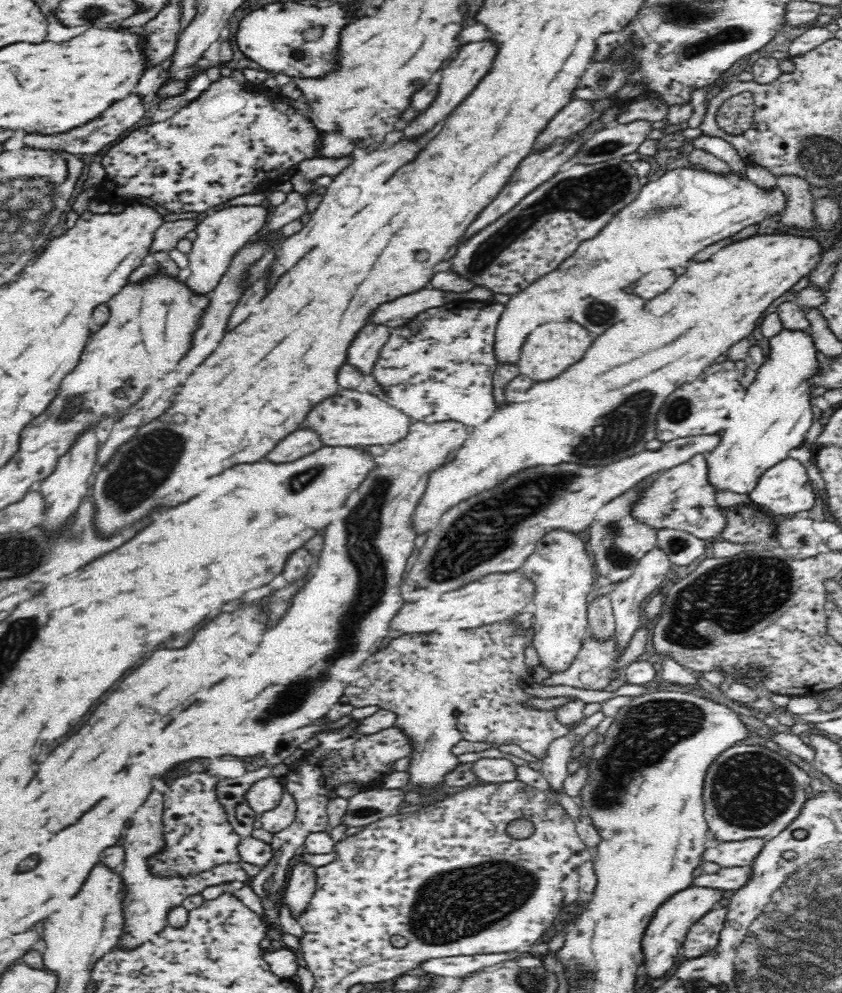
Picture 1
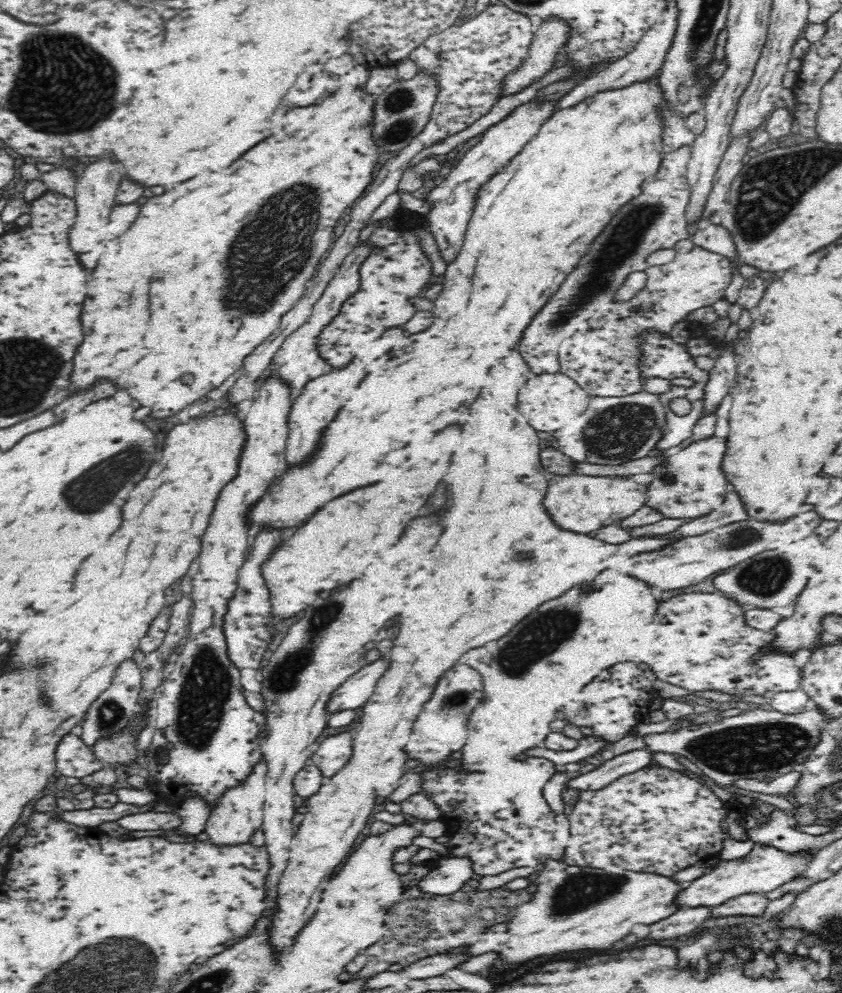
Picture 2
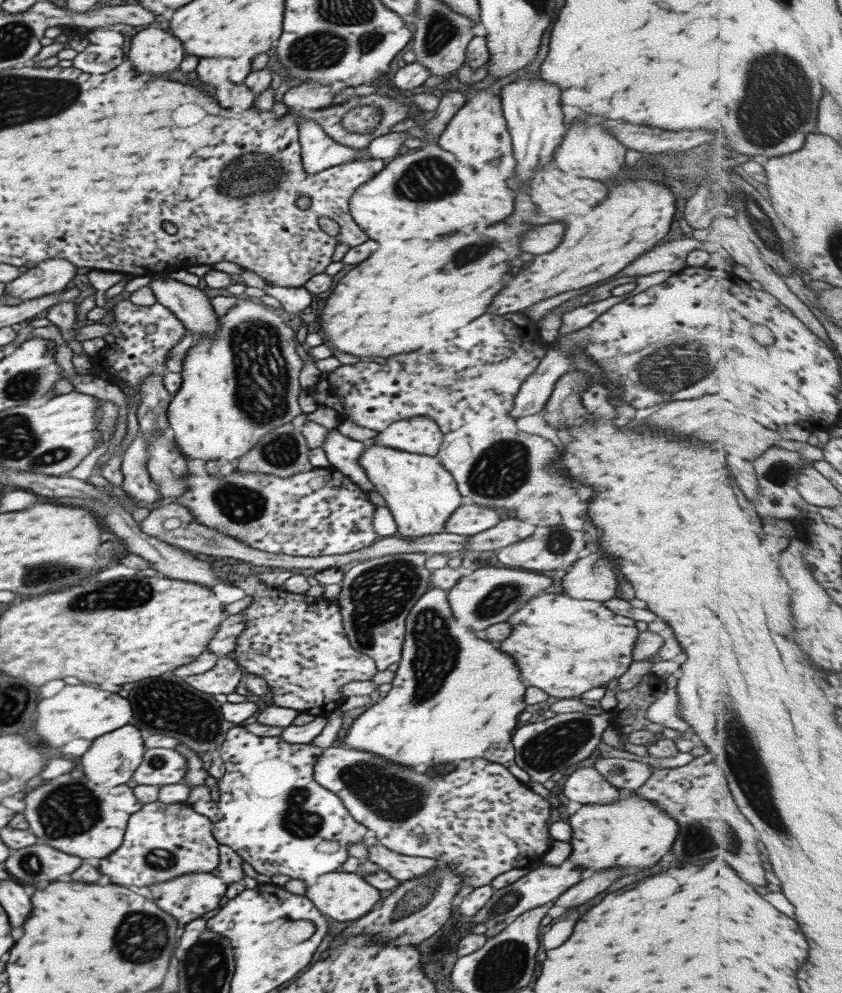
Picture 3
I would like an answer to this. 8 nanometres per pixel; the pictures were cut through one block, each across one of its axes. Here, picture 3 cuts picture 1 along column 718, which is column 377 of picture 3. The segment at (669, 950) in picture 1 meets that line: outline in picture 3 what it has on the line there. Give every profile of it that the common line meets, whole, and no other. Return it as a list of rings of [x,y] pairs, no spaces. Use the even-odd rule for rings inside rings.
[[[339,870],[320,873],[315,876],[315,882],[306,885],[304,896],[307,897],[317,910],[333,920],[348,923],[367,914],[371,906],[379,900],[379,890],[363,880],[361,874]]]

